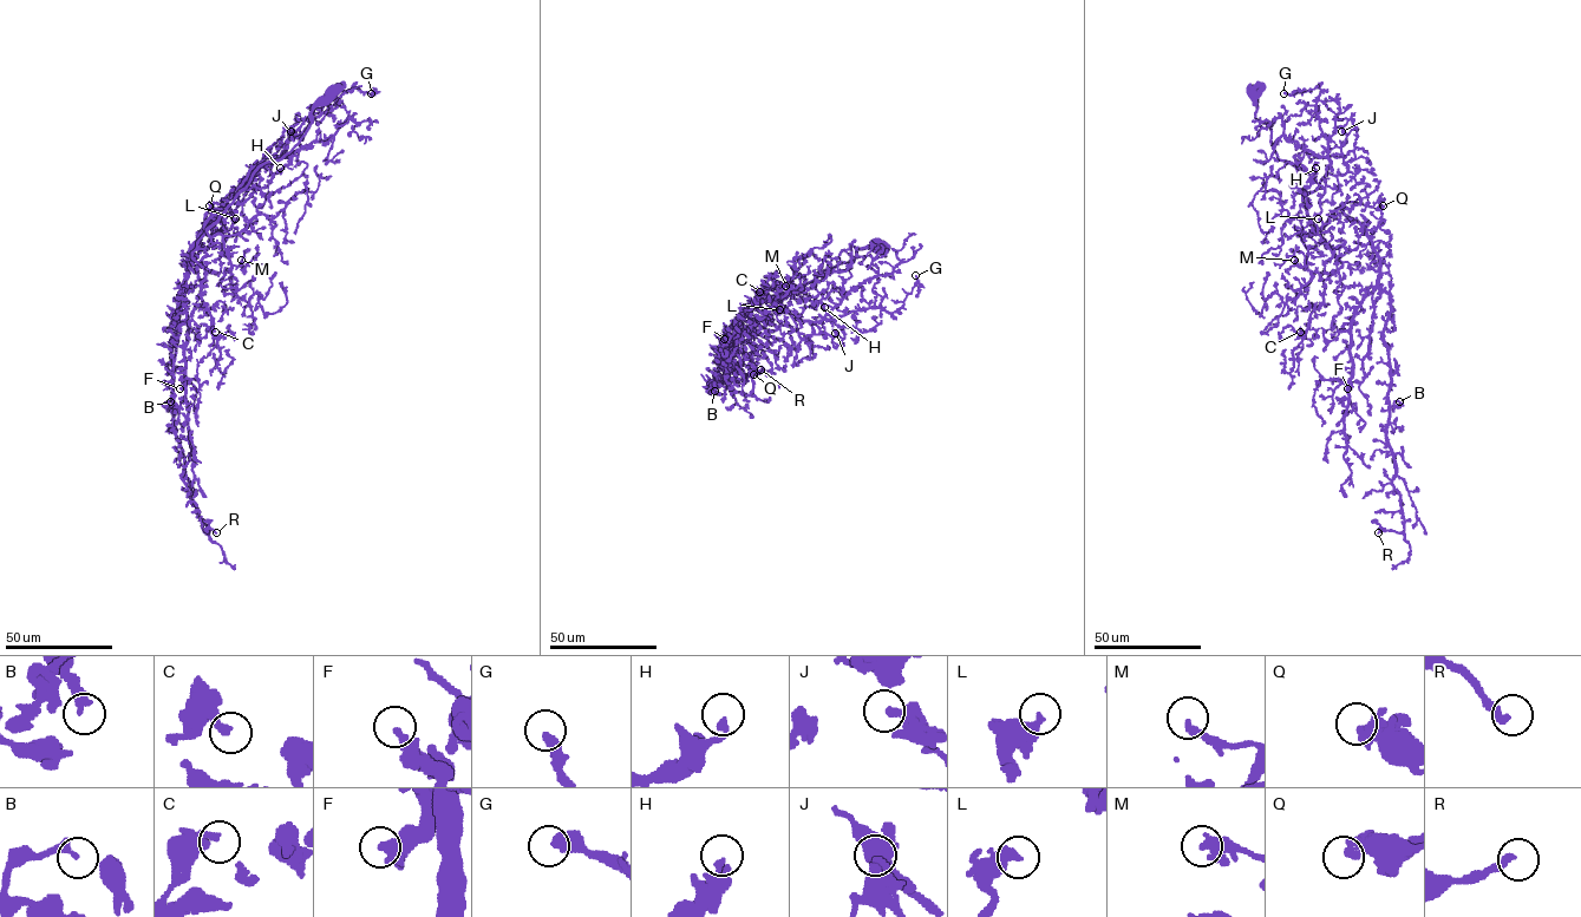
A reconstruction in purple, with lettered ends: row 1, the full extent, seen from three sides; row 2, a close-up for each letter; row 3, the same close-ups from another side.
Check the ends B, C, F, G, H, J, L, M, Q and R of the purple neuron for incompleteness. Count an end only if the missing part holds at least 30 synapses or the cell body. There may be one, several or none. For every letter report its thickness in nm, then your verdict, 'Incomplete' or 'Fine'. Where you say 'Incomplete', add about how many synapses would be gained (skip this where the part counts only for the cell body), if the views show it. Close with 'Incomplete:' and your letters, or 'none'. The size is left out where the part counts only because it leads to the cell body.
B: Thickness 240 nm. Fine
C: Thickness 280 nm. Fine
F: Thickness 400 nm. Fine
G: Thickness 380 nm. Fine
H: Thickness 220 nm. Fine
J: Thickness 260 nm. Fine
L: Thickness 400 nm. Fine
M: Thickness 320 nm. Fine
Q: Thickness 460 nm. Fine
R: Thickness 280 nm. Fine
Incomplete: none

